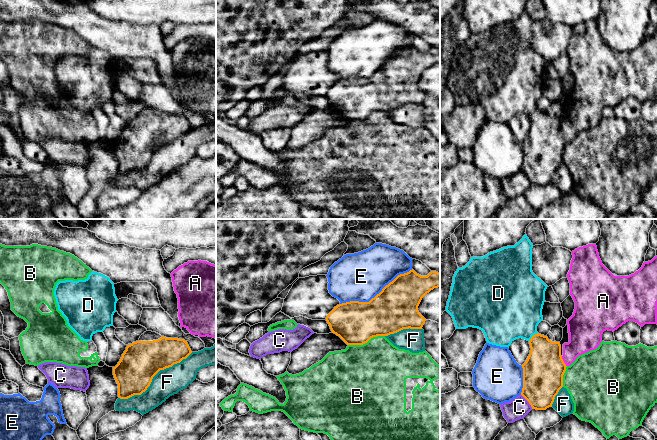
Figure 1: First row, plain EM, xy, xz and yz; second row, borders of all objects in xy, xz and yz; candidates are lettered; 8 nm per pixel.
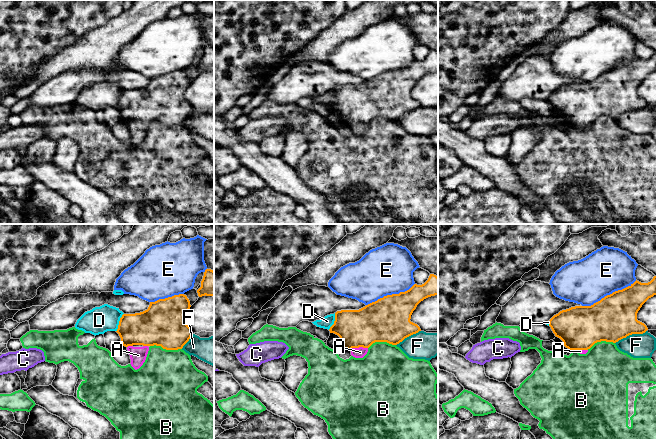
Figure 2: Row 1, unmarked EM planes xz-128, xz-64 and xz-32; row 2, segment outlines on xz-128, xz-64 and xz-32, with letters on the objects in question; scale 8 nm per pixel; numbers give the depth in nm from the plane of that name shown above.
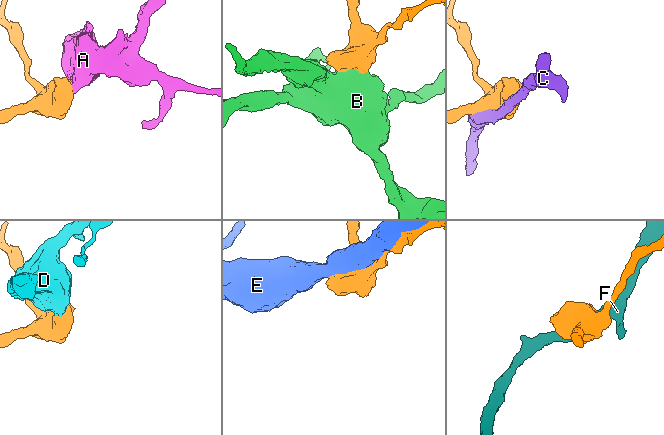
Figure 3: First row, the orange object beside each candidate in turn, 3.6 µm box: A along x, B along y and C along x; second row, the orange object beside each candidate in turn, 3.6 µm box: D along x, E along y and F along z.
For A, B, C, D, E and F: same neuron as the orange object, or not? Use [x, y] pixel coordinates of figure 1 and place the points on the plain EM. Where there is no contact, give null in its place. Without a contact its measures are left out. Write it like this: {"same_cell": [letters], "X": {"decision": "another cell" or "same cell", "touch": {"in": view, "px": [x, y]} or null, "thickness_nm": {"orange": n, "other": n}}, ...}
{"same_cell": ["A"], "A": {"decision": "same cell", "touch": {"in": "yz", "px": [563, 137]}, "thickness_nm": {"orange": 320, "other": 240}}, "B": {"decision": "another cell", "touch": {"in": "xz", "px": [366, 118]}, "thickness_nm": {"orange": 340, "other": 480}}, "C": {"decision": "another cell", "touch": {"in": "yz", "px": [527, 176]}, "thickness_nm": {"orange": 320, "other": 170}}, "D": {"decision": "another cell", "touch": {"in": "yz", "px": [532, 112]}, "thickness_nm": {"orange": 300, "other": 440}}, "E": {"decision": "another cell", "touch": {"in": "xz", "px": [377, 70]}, "thickness_nm": {"orange": 360, "other": 380}}, "F": {"decision": "another cell", "touch": {"in": "xy", "px": [153, 152]}, "thickness_nm": {"orange": 320, "other": 220}}}

